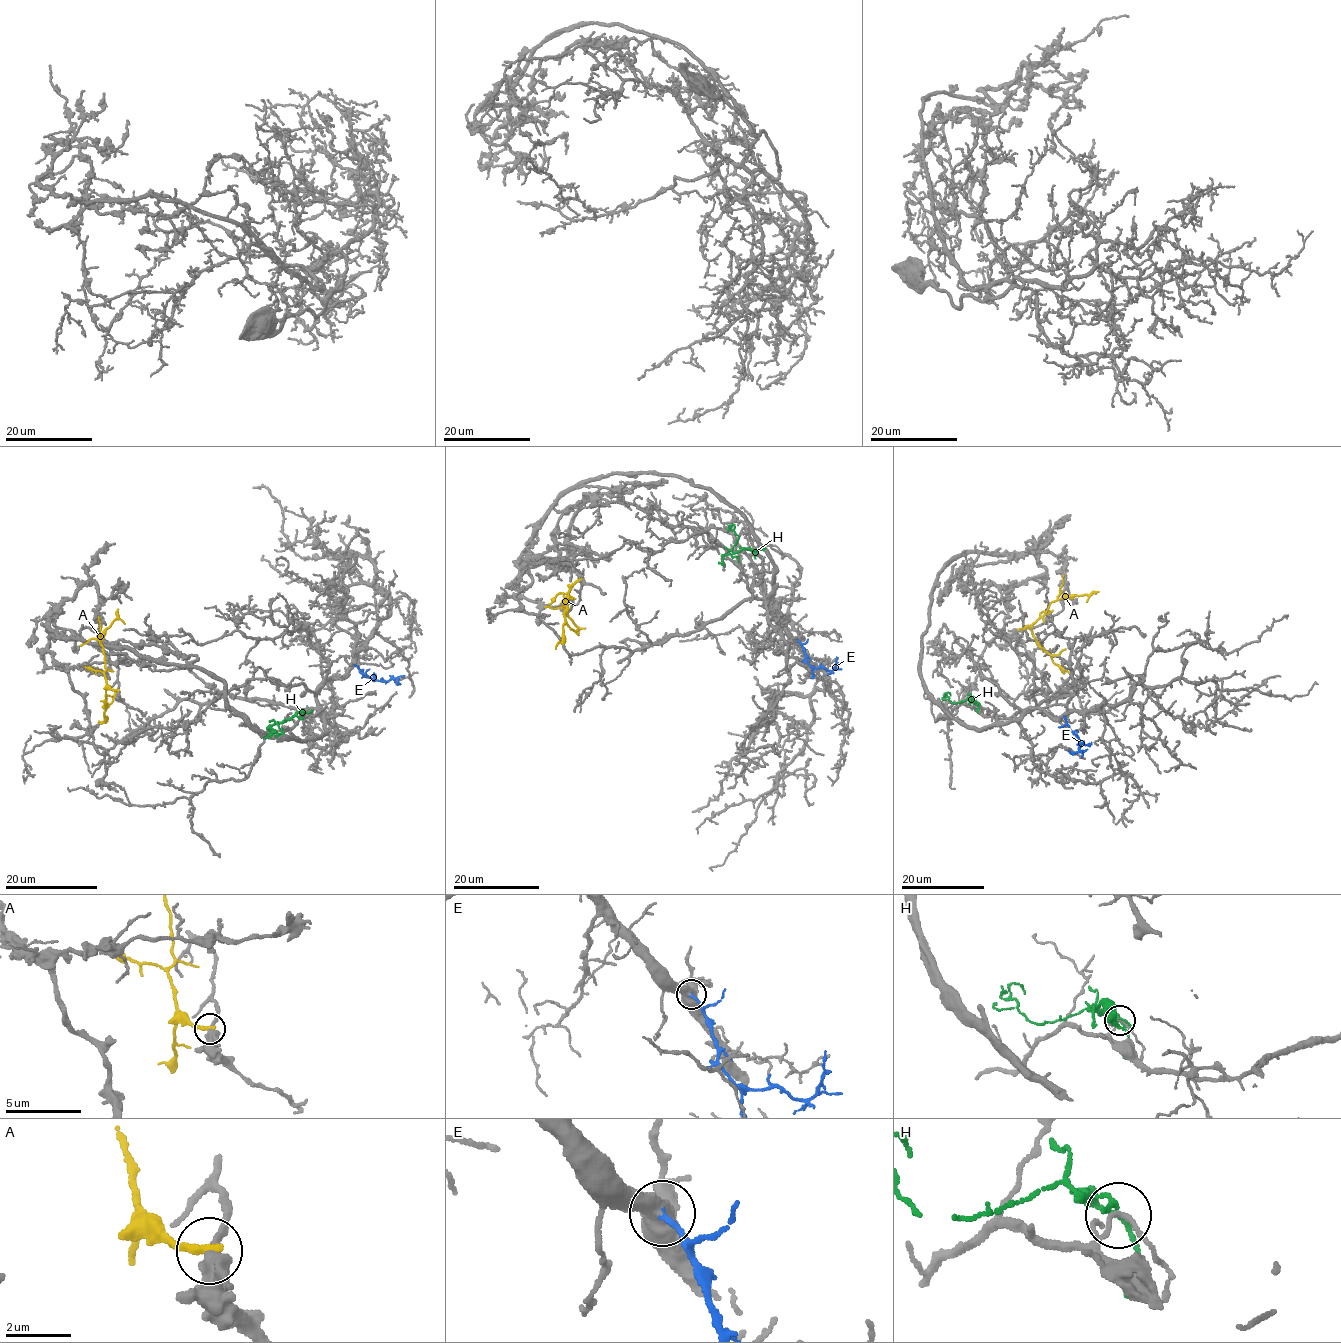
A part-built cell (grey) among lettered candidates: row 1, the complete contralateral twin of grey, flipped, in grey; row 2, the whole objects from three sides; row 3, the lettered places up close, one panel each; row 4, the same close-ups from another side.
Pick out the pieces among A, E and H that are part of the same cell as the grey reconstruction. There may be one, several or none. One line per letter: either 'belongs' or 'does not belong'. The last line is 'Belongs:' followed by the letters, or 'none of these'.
A: does not belong
E: belongs
H: does not belong
Belongs: E

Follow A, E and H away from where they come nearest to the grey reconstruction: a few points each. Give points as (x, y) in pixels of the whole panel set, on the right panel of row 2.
A: (1019, 630), (1032, 625), (1053, 601), (1099, 591)
E: (1064, 716), (1082, 751), (1071, 752), (1069, 750)
H: (977, 702), (972, 699), (951, 702), (946, 693), (951, 695)

